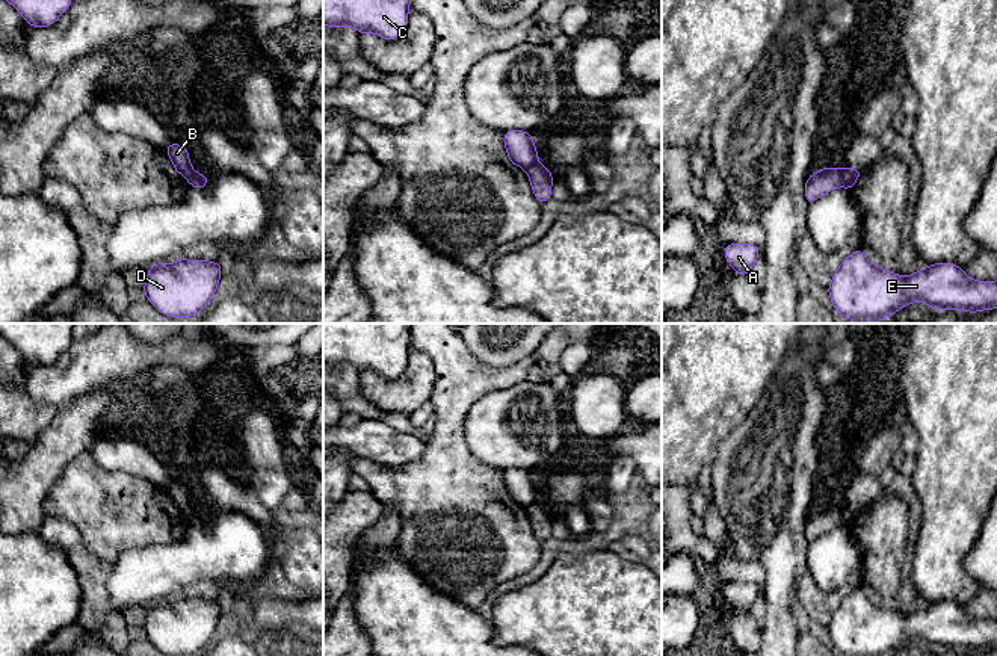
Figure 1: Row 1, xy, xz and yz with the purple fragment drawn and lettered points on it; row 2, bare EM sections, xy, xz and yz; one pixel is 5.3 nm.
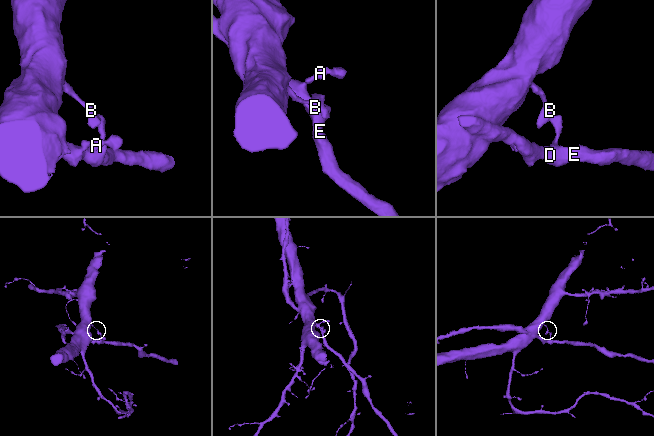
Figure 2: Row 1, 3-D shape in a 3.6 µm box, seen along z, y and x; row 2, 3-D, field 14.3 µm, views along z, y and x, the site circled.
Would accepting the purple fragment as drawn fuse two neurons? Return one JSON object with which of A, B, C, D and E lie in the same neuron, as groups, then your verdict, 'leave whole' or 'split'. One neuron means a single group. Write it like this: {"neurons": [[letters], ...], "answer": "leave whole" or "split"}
{"neurons": [["A", "D", "E"], ["B", "C"]], "answer": "split"}

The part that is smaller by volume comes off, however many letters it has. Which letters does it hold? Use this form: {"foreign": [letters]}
{"foreign": ["A", "D", "E"]}

